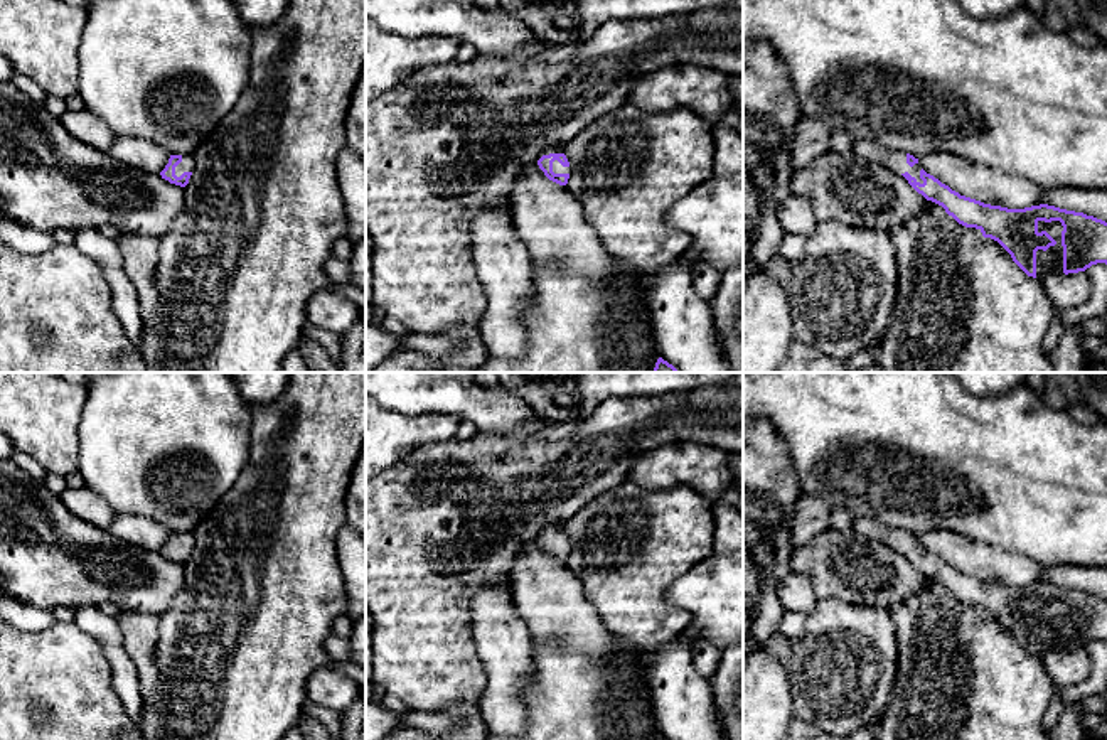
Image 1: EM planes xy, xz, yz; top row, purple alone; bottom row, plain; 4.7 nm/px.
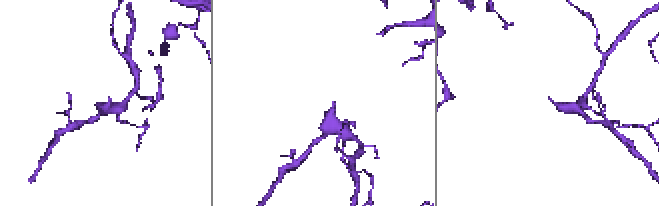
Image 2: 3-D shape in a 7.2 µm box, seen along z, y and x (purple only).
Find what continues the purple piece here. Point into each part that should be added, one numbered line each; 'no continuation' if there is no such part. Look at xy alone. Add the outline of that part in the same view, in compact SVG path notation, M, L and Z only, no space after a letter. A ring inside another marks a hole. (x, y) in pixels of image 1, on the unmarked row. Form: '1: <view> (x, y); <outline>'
1: xy (187, 538); M185 531L182 533L182 539L175 544L175 553L180 555L184 550L194 548L194 533Z

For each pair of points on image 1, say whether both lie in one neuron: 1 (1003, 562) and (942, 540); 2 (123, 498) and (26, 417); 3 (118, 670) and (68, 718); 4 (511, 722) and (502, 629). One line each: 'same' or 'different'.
1: same
2: different
3: different
4: same

